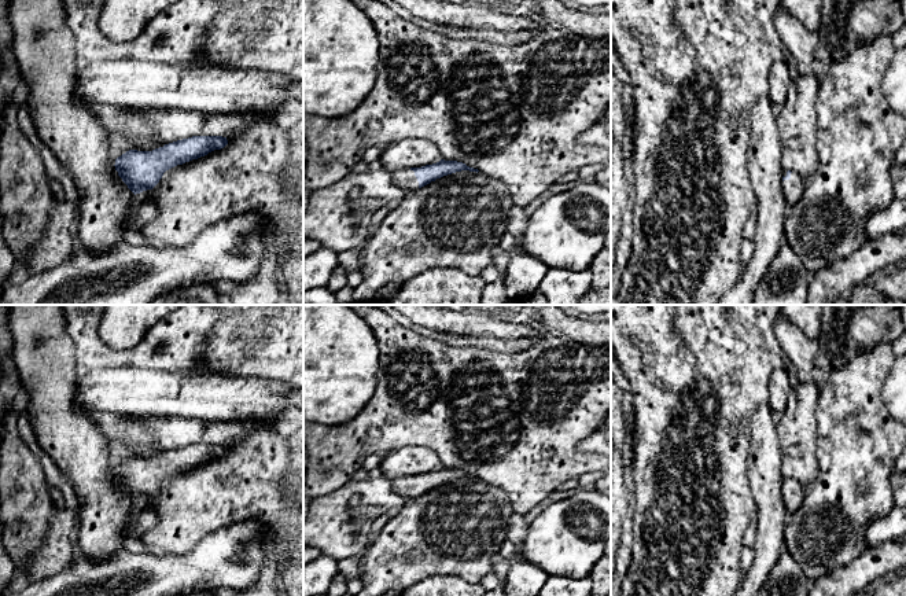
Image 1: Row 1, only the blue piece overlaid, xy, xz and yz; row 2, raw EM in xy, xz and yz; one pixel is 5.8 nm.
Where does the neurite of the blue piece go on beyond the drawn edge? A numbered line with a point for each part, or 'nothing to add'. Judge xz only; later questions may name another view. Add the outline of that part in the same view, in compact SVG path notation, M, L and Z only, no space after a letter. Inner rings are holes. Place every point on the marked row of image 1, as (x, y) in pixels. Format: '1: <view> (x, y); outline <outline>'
1: xz (405, 179); outline M395 169L393 170L393 181L398 187L412 191L419 188L419 181L415 176L415 172L410 169Z

